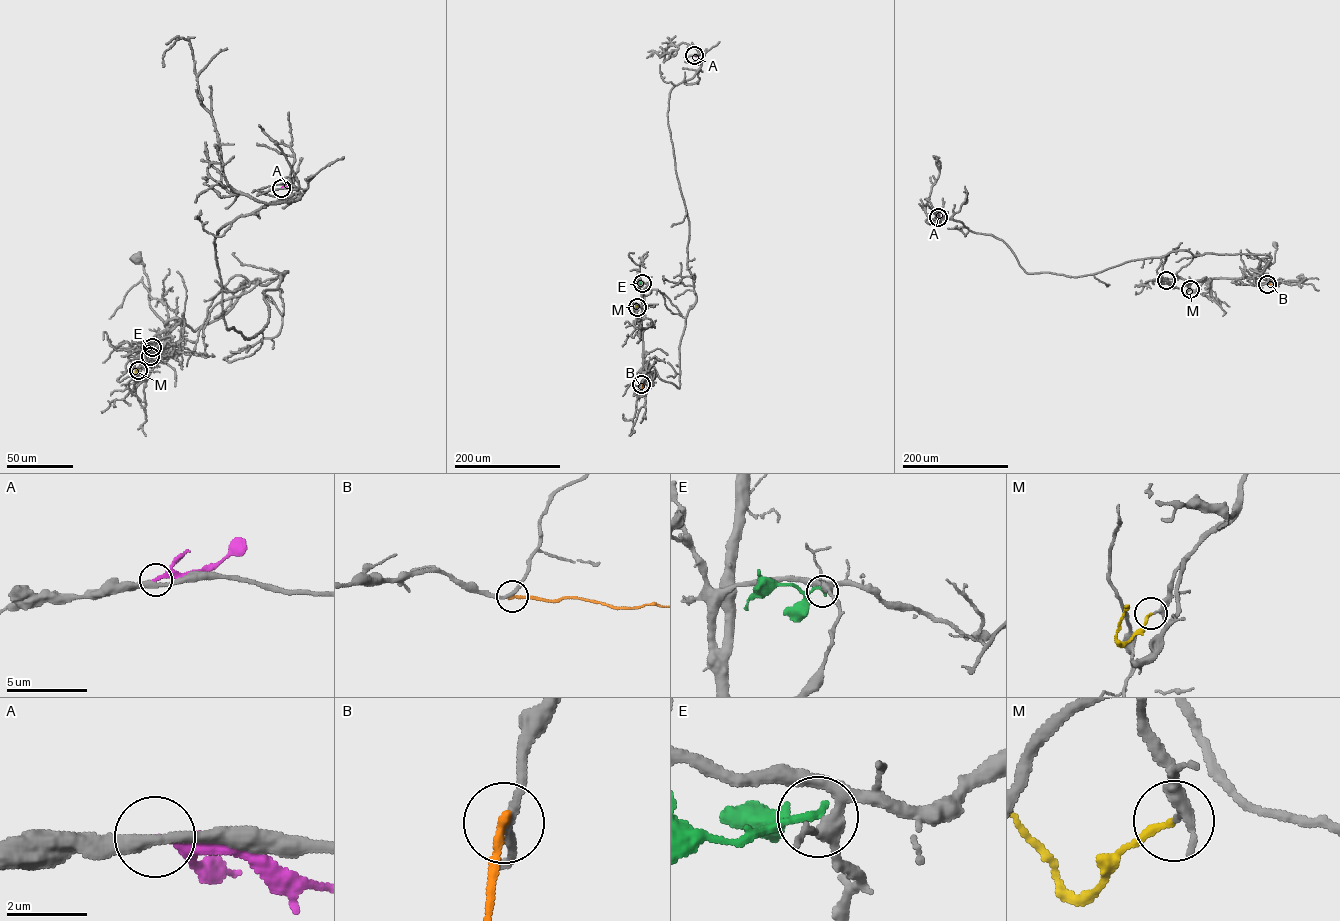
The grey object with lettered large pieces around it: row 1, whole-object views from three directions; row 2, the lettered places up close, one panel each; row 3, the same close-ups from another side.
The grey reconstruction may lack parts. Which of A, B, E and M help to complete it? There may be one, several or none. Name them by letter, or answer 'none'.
M

